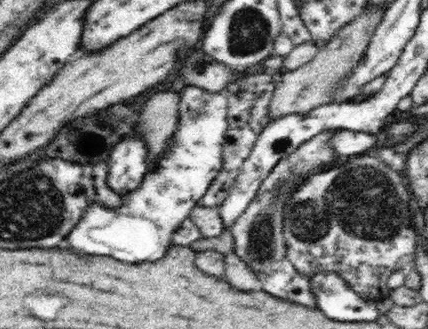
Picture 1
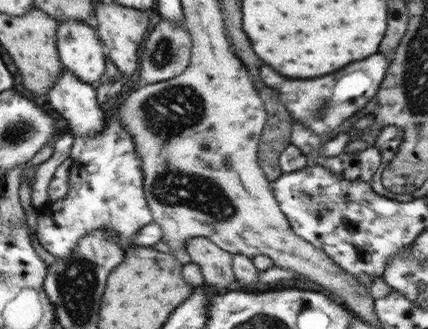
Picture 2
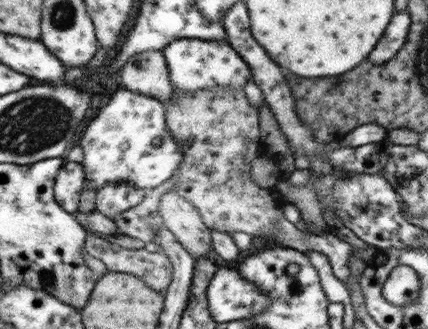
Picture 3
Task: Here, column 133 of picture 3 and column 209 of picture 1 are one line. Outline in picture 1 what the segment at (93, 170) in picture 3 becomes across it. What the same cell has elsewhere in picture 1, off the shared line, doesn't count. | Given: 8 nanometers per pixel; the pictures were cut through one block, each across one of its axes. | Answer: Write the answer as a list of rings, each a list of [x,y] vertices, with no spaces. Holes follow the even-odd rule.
[[[186,88],[180,96],[180,128],[174,134],[174,142],[170,142],[170,148],[164,156],[158,160],[158,168],[146,174],[148,178],[144,184],[130,196],[122,198],[122,206],[118,210],[104,208],[100,204],[94,204],[86,210],[78,226],[66,236],[66,242],[62,246],[72,246],[76,252],[84,254],[100,254],[110,256],[122,262],[138,264],[138,262],[158,262],[166,256],[170,250],[172,234],[182,226],[184,220],[190,218],[190,212],[194,206],[206,196],[212,182],[218,178],[218,174],[224,168],[224,142],[226,142],[226,130],[228,130],[228,98],[226,94],[208,94],[200,88]]]

